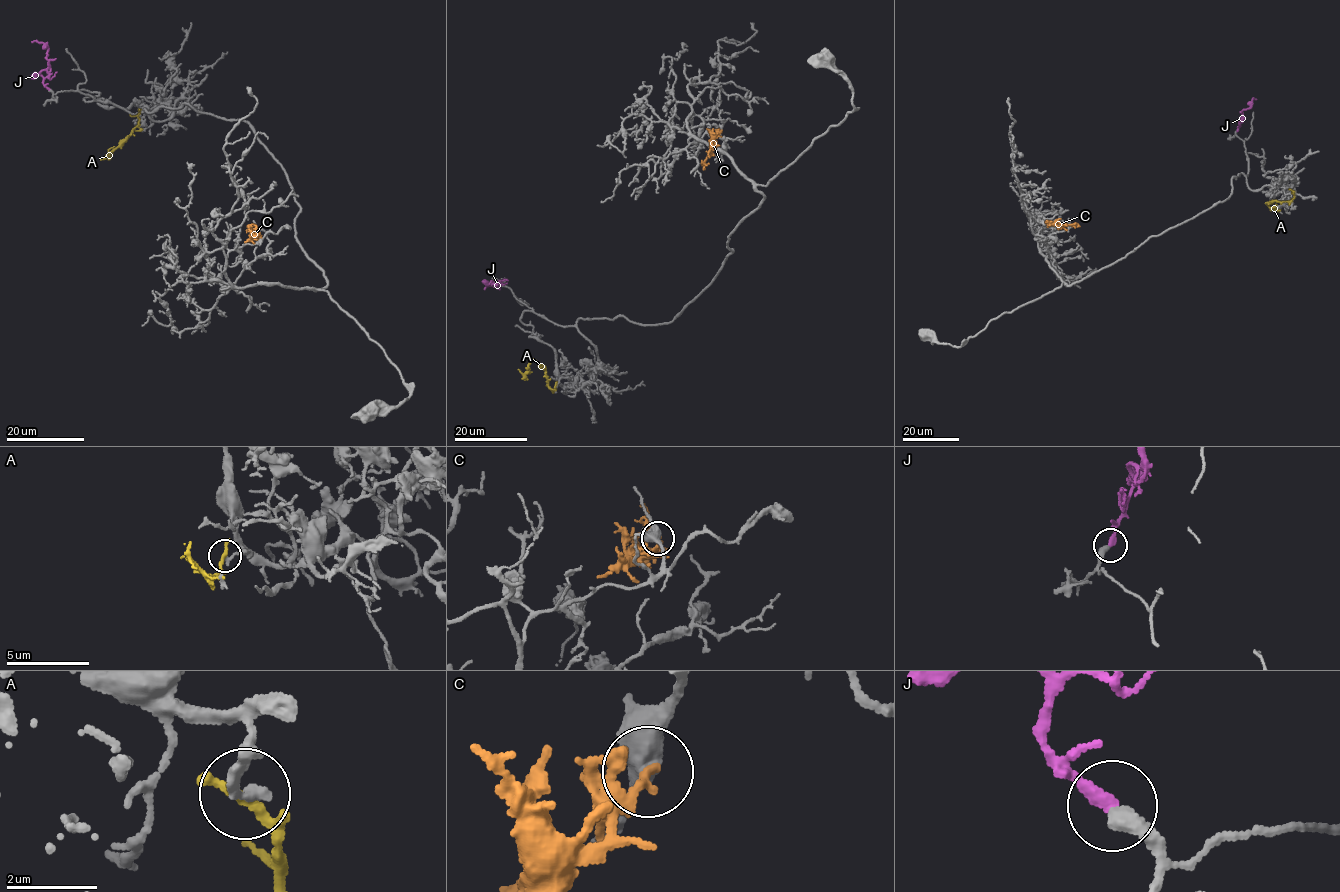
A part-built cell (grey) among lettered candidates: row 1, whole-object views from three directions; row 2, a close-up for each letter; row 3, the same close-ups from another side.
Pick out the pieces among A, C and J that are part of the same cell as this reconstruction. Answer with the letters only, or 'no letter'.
J

